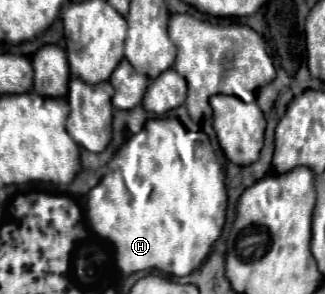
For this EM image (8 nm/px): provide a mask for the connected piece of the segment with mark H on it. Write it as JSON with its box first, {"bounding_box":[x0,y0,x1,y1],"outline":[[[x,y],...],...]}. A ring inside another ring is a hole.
{"bounding_box":[86,117,226,277],"outline":[[[156,117],[156,119],[150,119],[146,121],[144,129],[136,135],[132,135],[118,151],[116,155],[112,157],[112,161],[106,165],[106,173],[104,177],[100,179],[100,183],[88,193],[88,203],[86,203],[86,219],[88,223],[92,225],[92,229],[114,243],[116,247],[116,263],[120,267],[122,273],[136,273],[136,271],[146,271],[146,269],[160,269],[162,273],[168,273],[168,275],[174,275],[174,277],[186,277],[190,275],[194,269],[198,269],[204,259],[208,257],[214,241],[220,237],[222,233],[222,227],[225,223],[226,213],[226,187],[224,187],[224,171],[216,159],[216,153],[212,149],[212,143],[208,139],[208,135],[204,131],[199,131],[202,128],[203,121],[194,121],[194,125],[186,127],[182,125],[176,117]]]}

